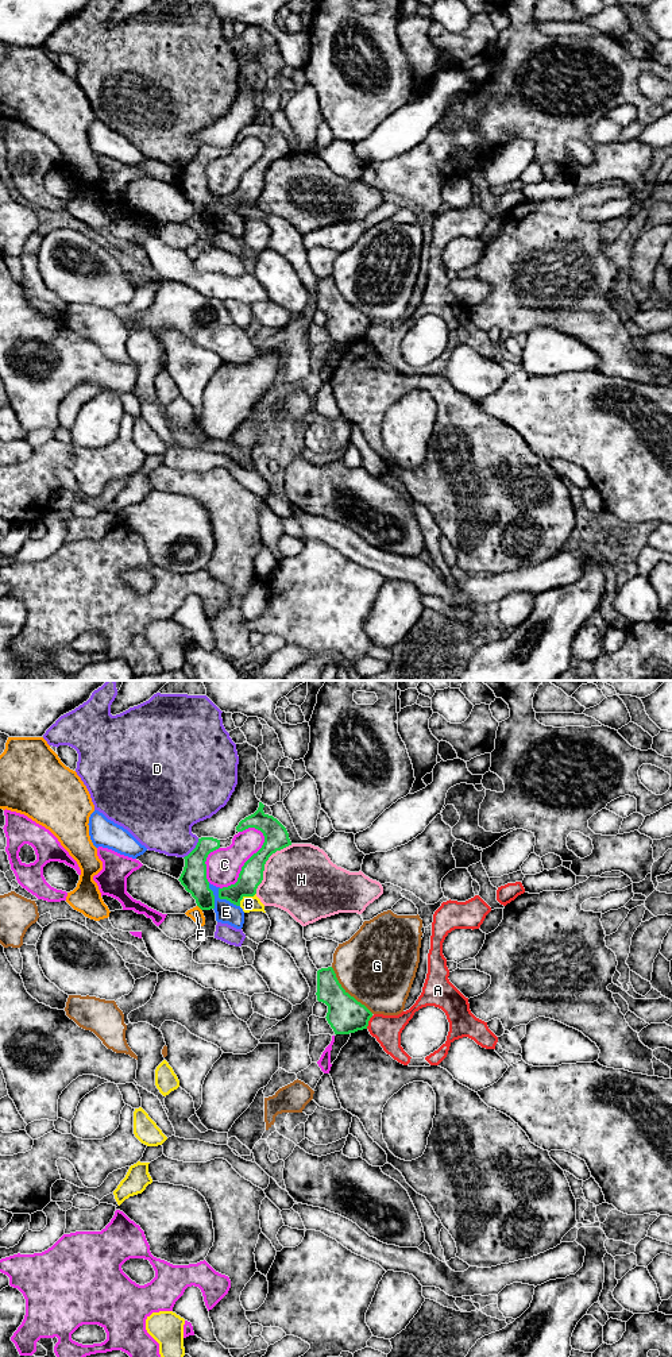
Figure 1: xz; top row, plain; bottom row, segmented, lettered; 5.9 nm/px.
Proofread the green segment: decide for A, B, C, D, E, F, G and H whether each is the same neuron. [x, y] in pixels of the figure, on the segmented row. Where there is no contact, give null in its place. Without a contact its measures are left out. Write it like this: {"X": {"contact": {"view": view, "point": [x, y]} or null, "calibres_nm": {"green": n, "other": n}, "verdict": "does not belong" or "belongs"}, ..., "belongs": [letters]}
{"A": {"contact": {"view": "xz", "point": [367, 1022]}, "calibres_nm": {"green": 220, "other": 170}, "verdict": "does not belong"}, "B": {"contact": {"view": "xz", "point": [246, 895]}, "calibres_nm": {"green": 140, "other": 100}, "verdict": "does not belong"}, "C": {"contact": {"view": "xz", "point": [244, 863]}, "calibres_nm": {"green": 140, "other": 200}, "verdict": "does not belong"}, "D": {"contact": {"view": "xz", "point": [194, 848]}, "calibres_nm": {"green": 160, "other": 360}, "verdict": "does not belong"}, "E": {"contact": {"view": "xz", "point": [226, 898]}, "calibres_nm": {"green": 140, "other": 130}, "verdict": "does not belong"}, "F": {"contact": {"view": "xz", "point": [199, 906]}, "calibres_nm": {"green": 160, "other": 80}, "verdict": "does not belong"}, "G": {"contact": {"view": "xz", "point": [347, 993]}, "calibres_nm": {"green": 220, "other": 460}, "verdict": "does not belong"}, "H": {"contact": {"view": "xz", "point": [265, 863]}, "calibres_nm": {"green": 140, "other": 420}, "verdict": "does not belong"}, "belongs": []}

